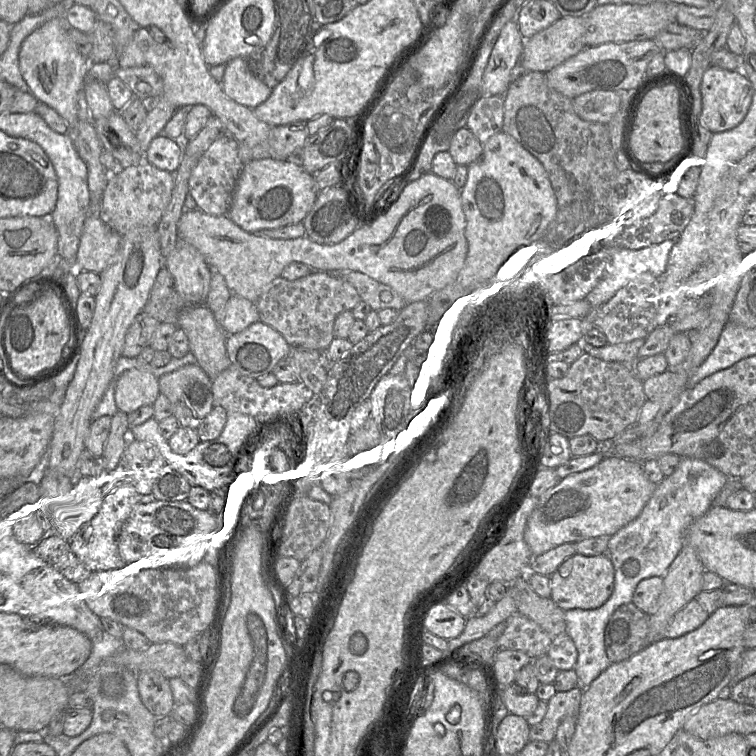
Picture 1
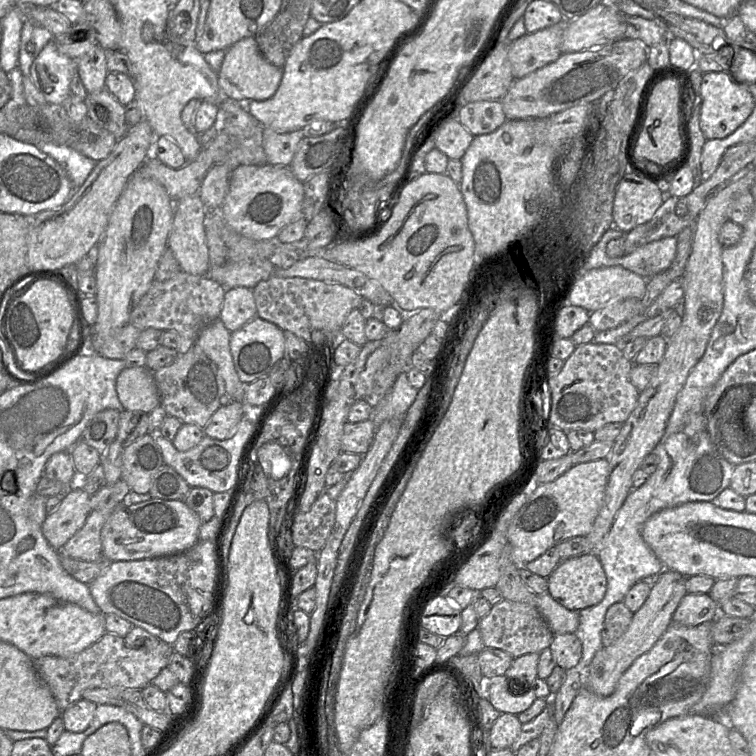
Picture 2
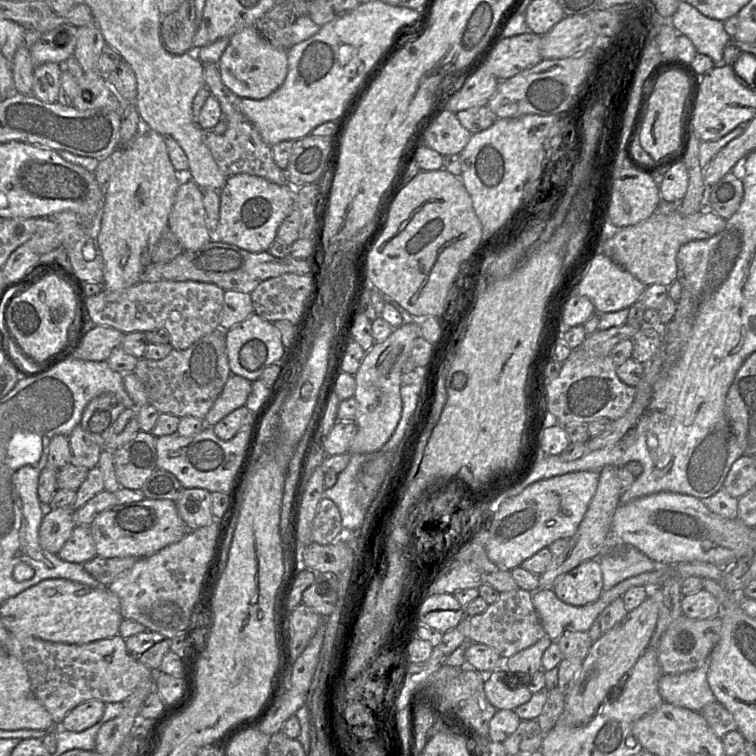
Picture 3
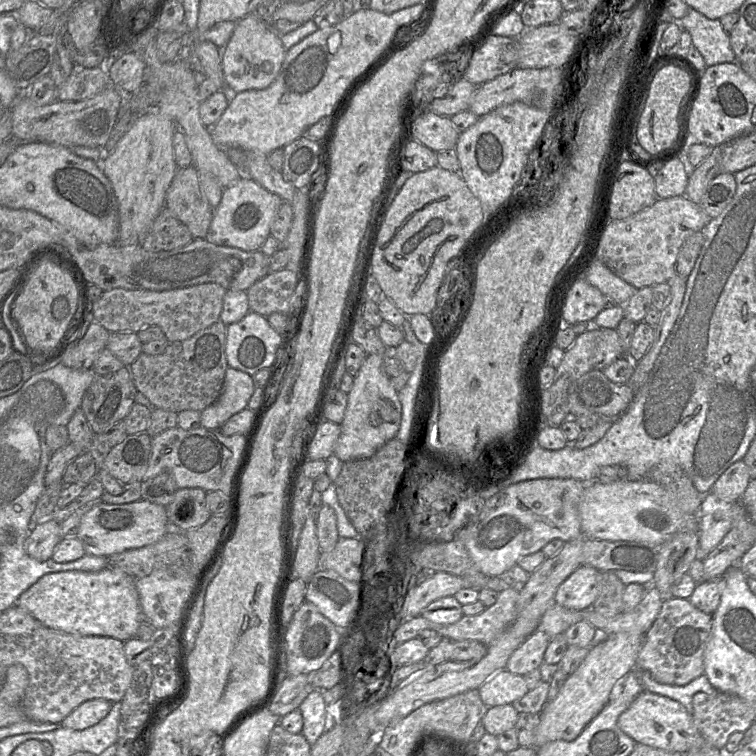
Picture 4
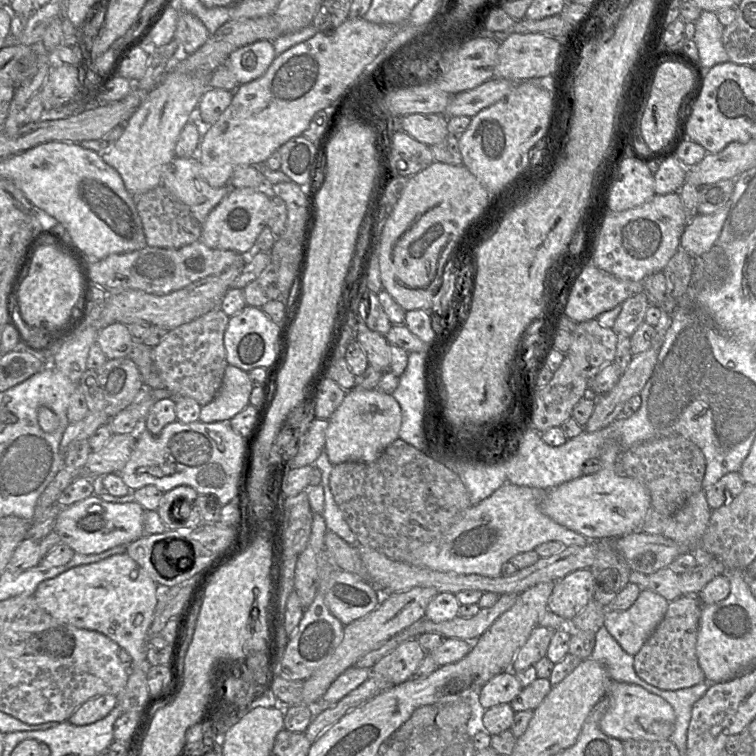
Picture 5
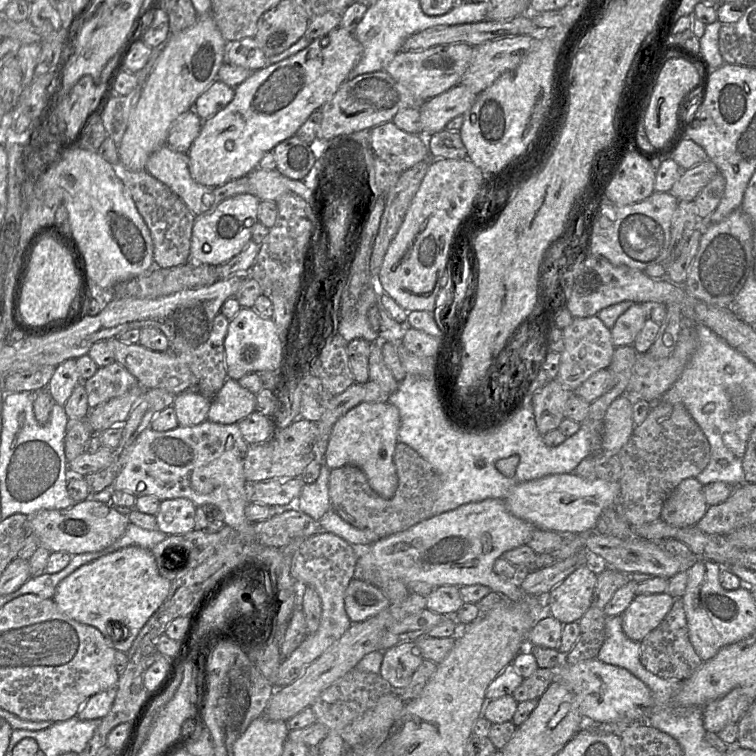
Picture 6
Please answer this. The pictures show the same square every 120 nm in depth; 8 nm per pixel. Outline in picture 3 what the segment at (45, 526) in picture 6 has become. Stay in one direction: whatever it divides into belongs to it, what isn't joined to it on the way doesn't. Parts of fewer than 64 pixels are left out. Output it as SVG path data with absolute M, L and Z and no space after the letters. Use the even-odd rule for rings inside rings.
M147 498L138 502L109 507L100 512L89 526L96 548L96 556L101 558L148 557L180 541L187 533L187 526L179 516L174 501Z

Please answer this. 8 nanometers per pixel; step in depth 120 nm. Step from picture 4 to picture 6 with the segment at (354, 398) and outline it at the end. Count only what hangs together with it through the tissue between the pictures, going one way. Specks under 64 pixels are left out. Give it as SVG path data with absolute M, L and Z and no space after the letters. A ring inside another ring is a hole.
M361 402L334 424L325 452L325 462L330 469L353 465L366 475L371 488L383 499L394 496L398 487L398 476L393 456L398 443L400 426L398 408L390 402Z

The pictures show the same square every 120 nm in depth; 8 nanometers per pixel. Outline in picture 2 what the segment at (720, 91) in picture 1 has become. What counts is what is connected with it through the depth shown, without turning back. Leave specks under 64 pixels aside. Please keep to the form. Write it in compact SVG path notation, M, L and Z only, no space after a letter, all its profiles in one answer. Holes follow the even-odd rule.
M708 72L701 82L699 124L706 140L723 139L732 134L750 116L755 106L752 94L728 72Z

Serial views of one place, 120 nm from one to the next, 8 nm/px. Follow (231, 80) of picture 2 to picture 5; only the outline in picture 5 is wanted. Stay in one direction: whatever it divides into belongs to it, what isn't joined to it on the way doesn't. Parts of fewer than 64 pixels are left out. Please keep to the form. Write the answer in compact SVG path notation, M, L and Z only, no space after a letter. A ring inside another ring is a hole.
M258 40L231 52L225 65L240 85L261 77L276 56L273 41Z

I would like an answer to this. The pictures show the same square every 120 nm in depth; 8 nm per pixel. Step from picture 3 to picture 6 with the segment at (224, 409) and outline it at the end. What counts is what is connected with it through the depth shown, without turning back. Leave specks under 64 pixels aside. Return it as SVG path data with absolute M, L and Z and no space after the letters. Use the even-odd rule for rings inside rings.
M227 376L223 386L211 400L207 420L220 424L237 423L255 411L255 404L255 394Z

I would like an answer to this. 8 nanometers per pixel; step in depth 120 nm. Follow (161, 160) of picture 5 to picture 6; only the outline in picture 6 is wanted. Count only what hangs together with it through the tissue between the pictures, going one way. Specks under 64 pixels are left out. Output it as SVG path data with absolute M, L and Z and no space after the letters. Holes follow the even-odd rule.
M211 14L197 16L194 25L170 34L155 67L143 83L141 96L133 110L119 145L119 164L126 172L145 170L150 155L166 144L170 127L182 113L217 79L225 61L226 41Z

